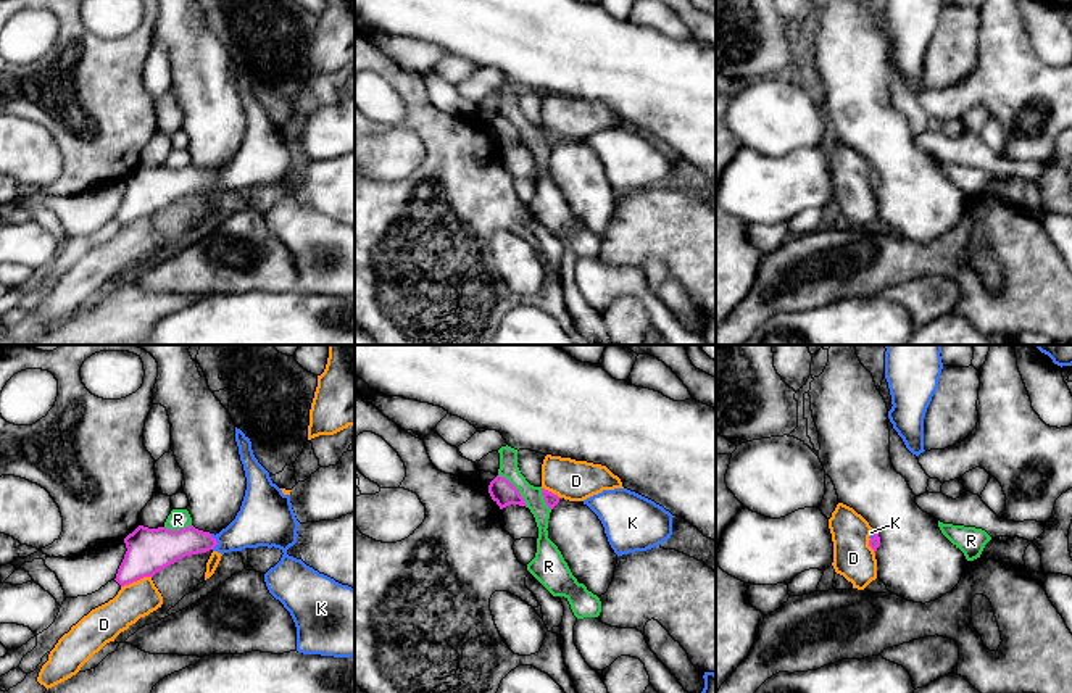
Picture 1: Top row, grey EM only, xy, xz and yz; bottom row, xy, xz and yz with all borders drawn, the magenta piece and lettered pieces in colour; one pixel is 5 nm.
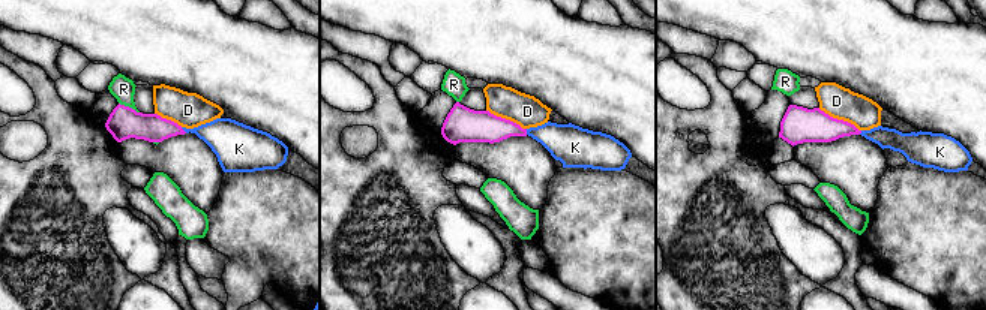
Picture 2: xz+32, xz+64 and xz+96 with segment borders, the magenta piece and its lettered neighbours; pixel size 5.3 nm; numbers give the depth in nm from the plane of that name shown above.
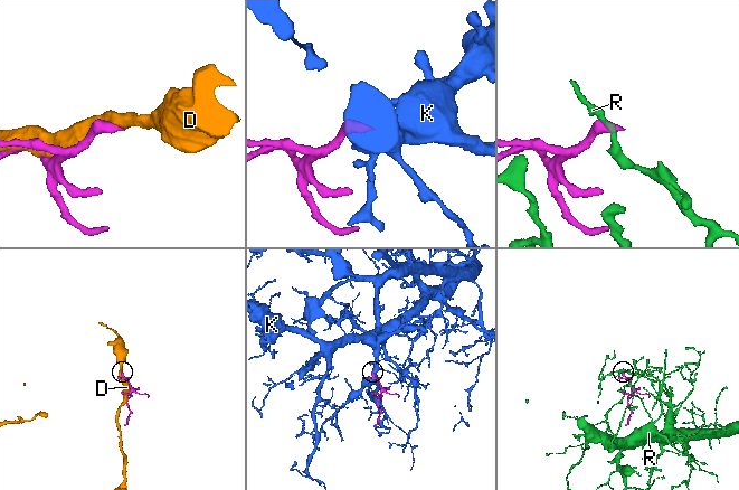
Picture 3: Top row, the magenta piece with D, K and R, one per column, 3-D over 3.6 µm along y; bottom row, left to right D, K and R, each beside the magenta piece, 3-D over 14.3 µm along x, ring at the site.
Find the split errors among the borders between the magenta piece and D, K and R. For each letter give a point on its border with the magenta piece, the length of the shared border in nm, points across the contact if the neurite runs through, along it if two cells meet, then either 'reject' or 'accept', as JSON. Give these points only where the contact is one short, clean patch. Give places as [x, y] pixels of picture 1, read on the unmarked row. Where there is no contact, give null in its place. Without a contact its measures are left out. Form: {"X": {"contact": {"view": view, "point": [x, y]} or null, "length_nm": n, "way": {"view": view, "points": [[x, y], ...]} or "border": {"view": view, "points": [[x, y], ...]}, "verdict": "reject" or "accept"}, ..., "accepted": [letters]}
{"D": {"contact": {"view": "xy", "point": [136, 219]}, "length_nm": 160, "verdict": "reject"}, "K": {"contact": {"view": "xy", "point": [216, 181]}, "length_nm": 80, "way": {"view": "xy", "points": [[166, 186], [184, 181], [216, 181], [232, 178], [261, 160]]}, "verdict": "accept"}, "R": {"contact": {"view": "xz", "point": [516, 128]}, "length_nm": 220, "verdict": "reject"}, "accepted": ["K"]}

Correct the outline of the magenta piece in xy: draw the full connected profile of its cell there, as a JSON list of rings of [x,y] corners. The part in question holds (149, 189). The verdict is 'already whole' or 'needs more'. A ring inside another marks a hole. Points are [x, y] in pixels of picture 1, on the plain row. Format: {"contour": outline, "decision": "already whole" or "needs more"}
{"contour": [[[237,66],[235,81],[247,116],[245,135],[235,158],[216,174],[198,169],[193,164],[181,169],[139,164],[124,177],[127,190],[114,219],[124,226],[143,216],[153,216],[177,198],[210,189],[224,193],[245,187],[274,185],[284,193],[280,200],[264,213],[264,221],[269,232],[284,243],[295,261],[297,290],[334,297],[355,295],[355,227],[342,224],[306,205],[301,198],[287,193],[287,189],[297,182],[297,169],[300,164],[292,148],[290,134],[284,134],[271,119],[269,111],[255,97],[250,77]]], "decision": "needs more"}

